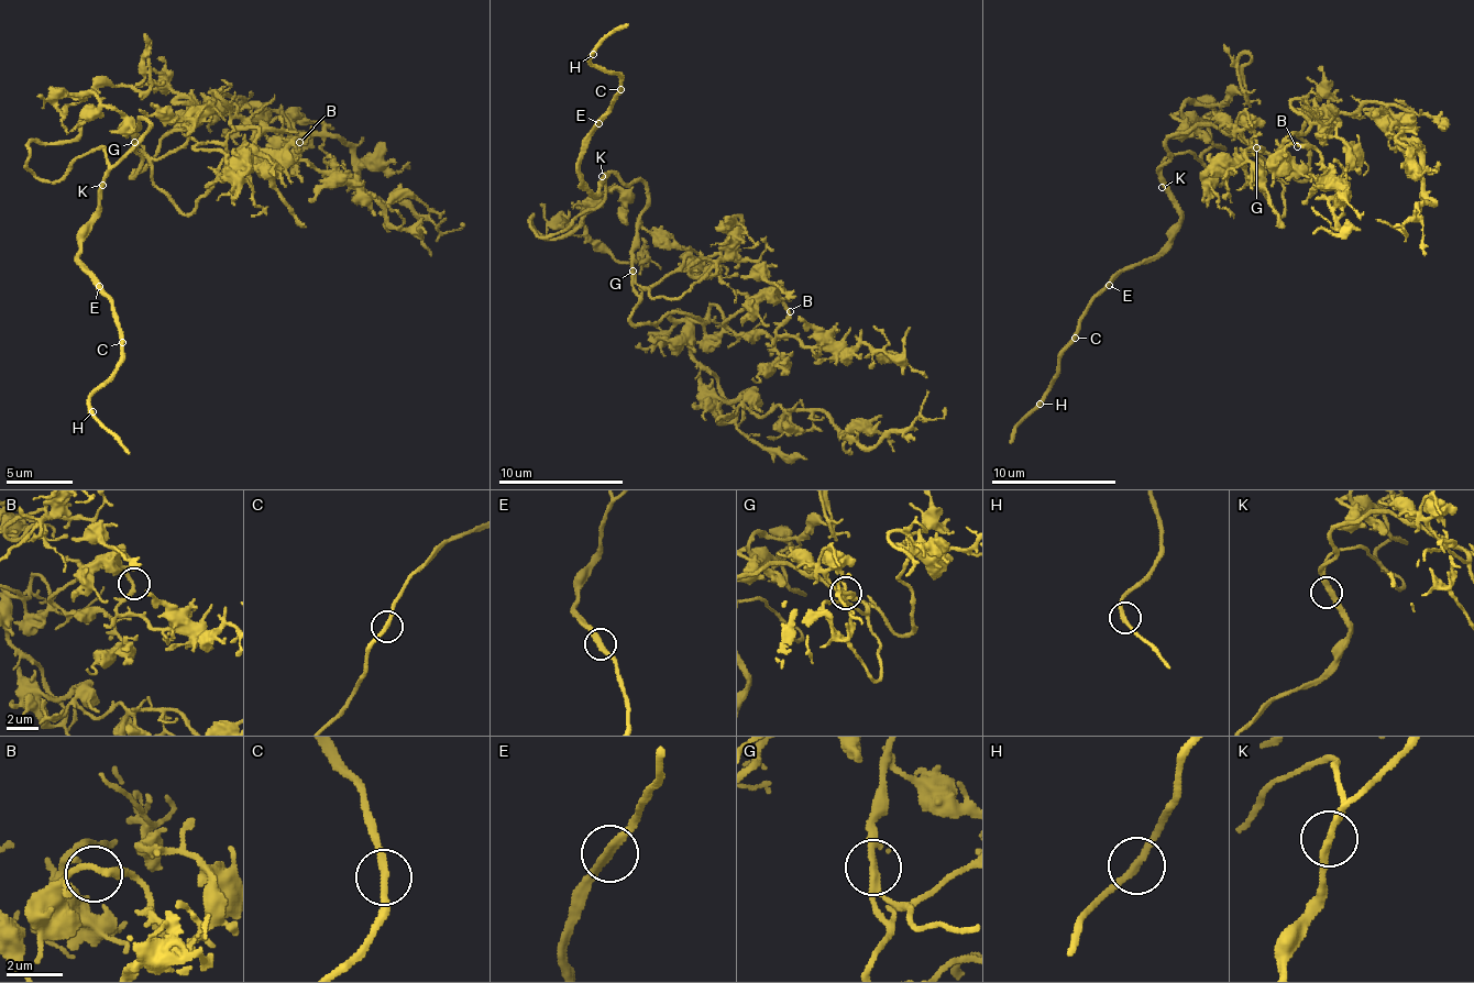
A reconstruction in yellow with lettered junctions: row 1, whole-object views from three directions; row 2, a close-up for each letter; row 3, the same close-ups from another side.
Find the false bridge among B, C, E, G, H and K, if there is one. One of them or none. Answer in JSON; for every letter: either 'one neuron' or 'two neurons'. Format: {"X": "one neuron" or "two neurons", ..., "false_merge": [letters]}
{"B": "one neuron", "C": "one neuron", "E": "one neuron", "G": "one neuron", "H": "one neuron", "K": "one neuron", "false_merge": []}

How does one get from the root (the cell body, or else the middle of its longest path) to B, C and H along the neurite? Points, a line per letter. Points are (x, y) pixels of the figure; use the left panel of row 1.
B: (135, 139), (142, 168), (132, 178), (211, 106), (250, 125), (260, 148), (299, 142)
C: (135, 139), (142, 119), (149, 132), (109, 172), (79, 253), (83, 269), (112, 306), (122, 342)
H: (135, 139), (142, 119), (149, 132), (109, 172), (79, 253), (122, 335), (116, 372), (89, 398), (92, 411)

